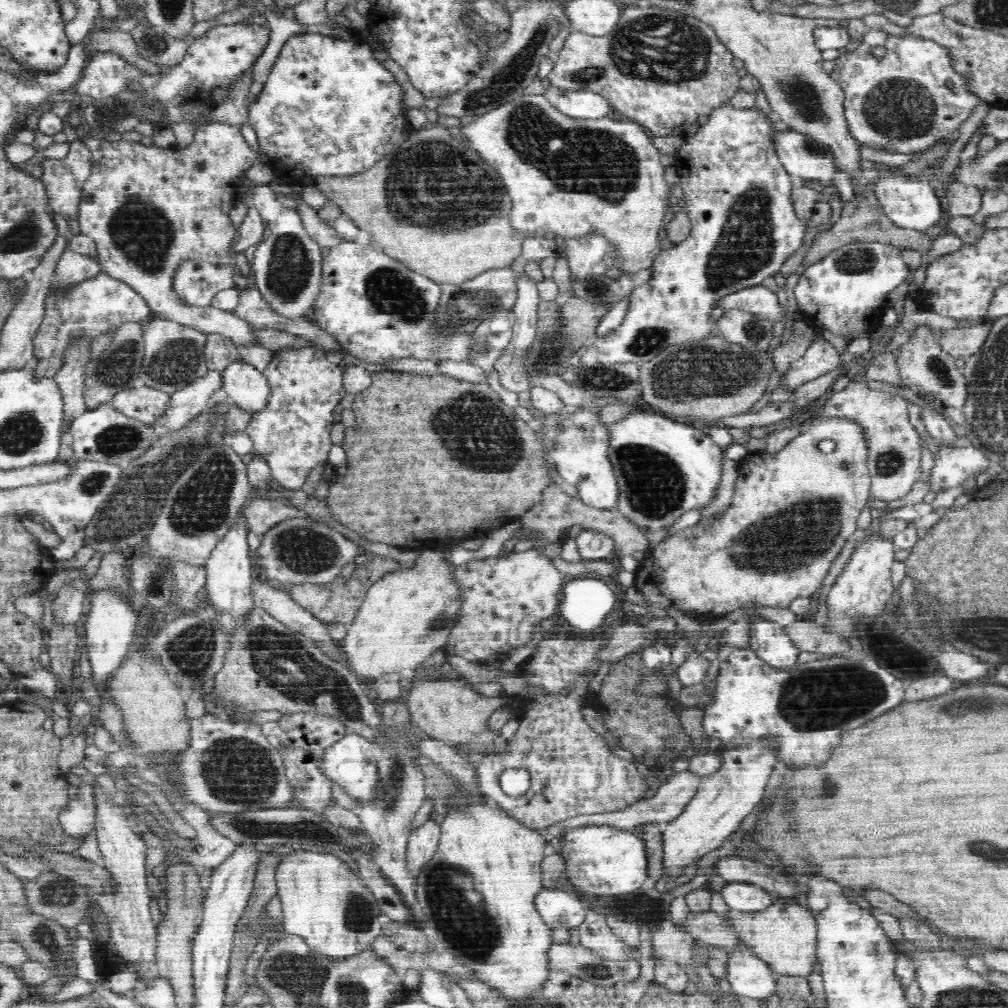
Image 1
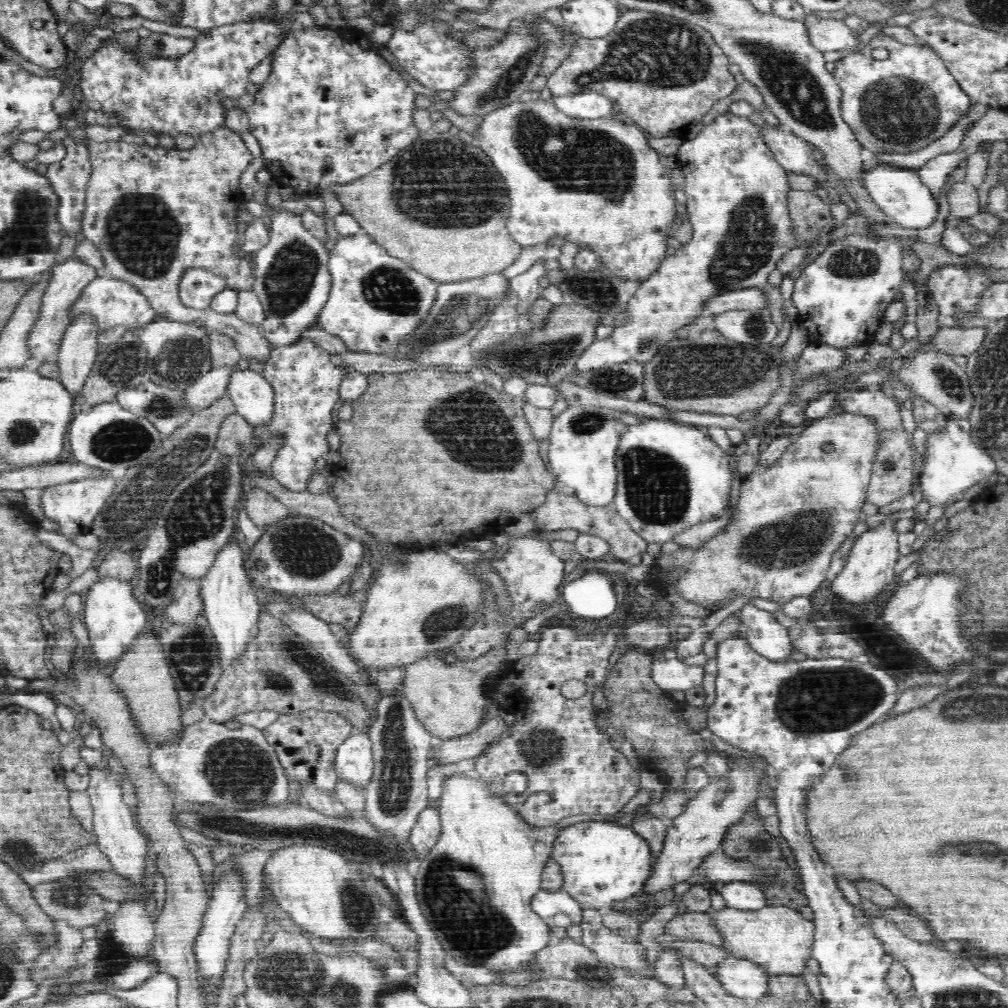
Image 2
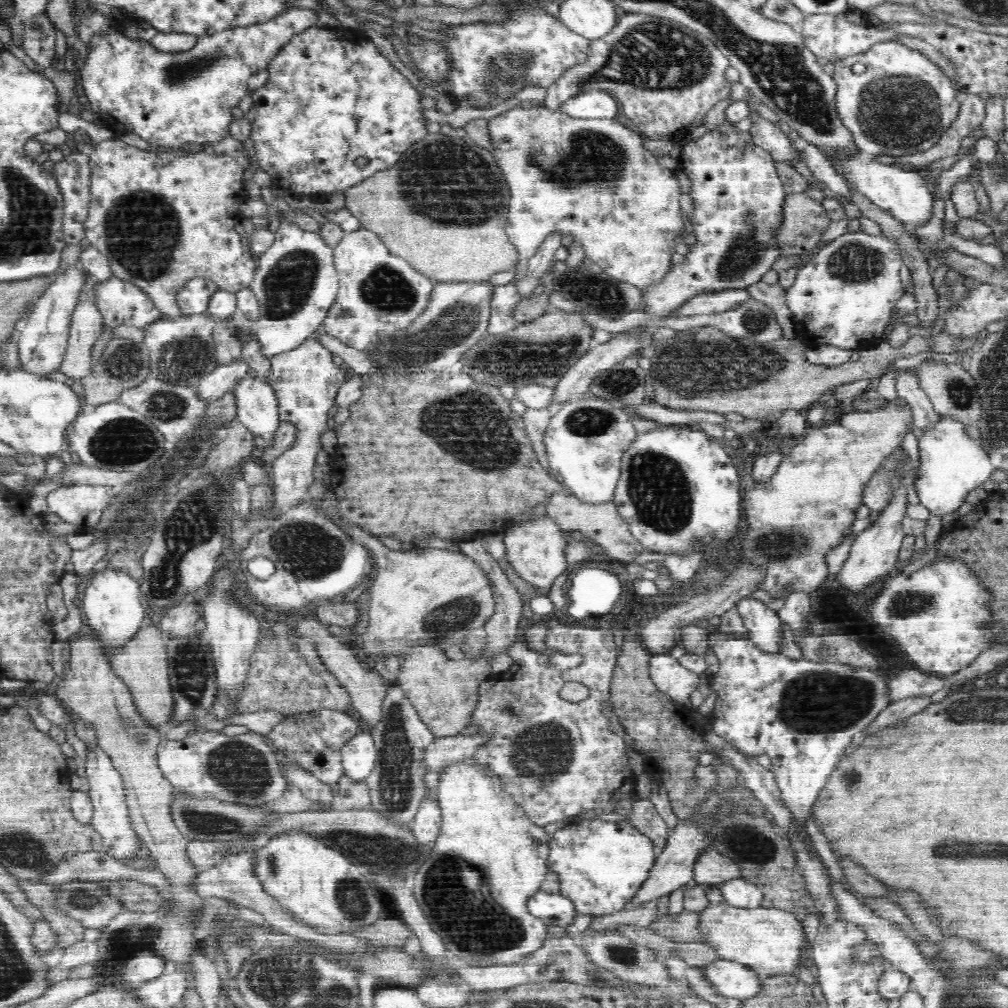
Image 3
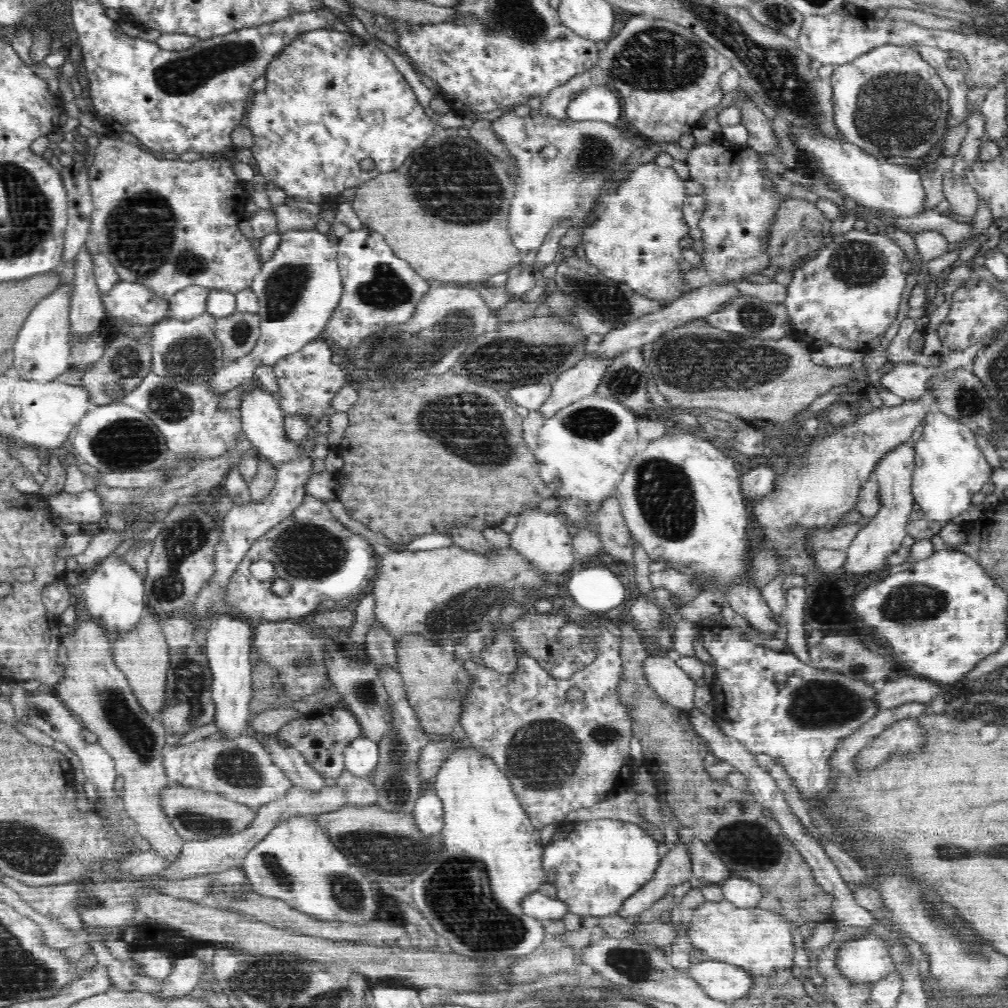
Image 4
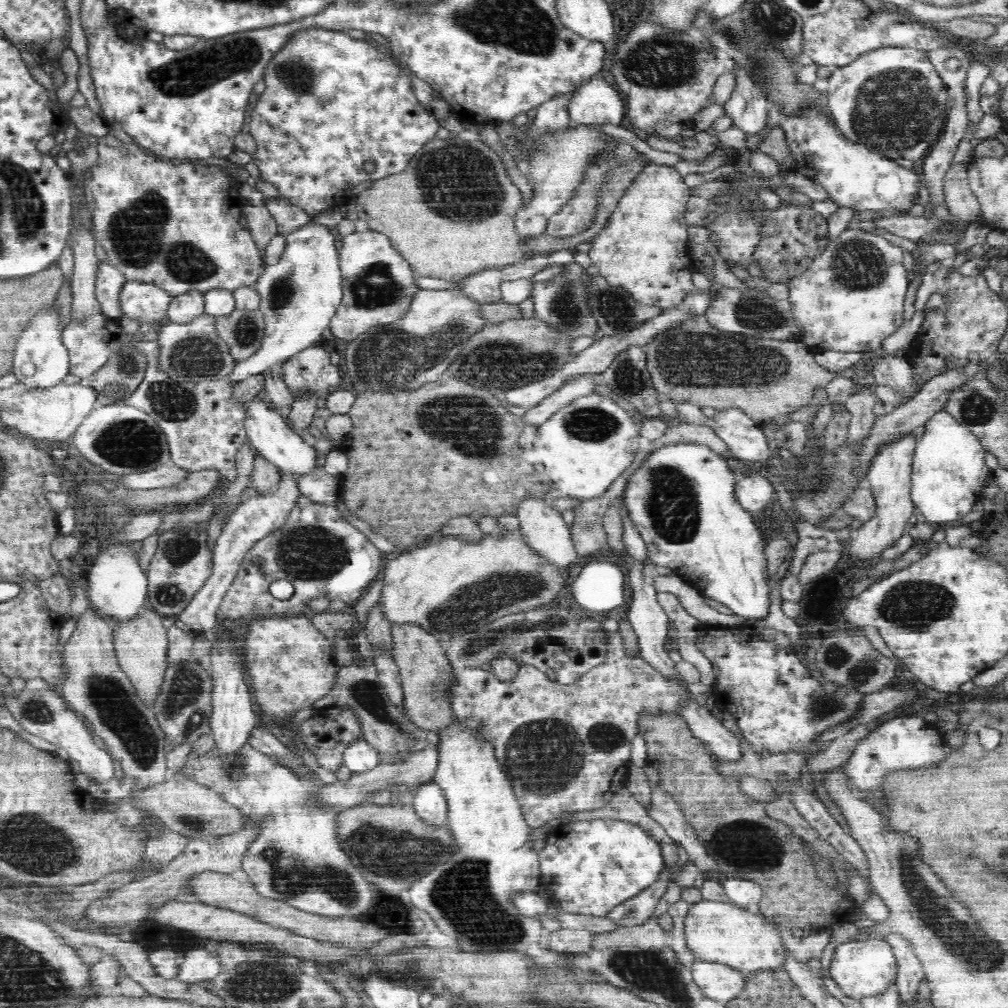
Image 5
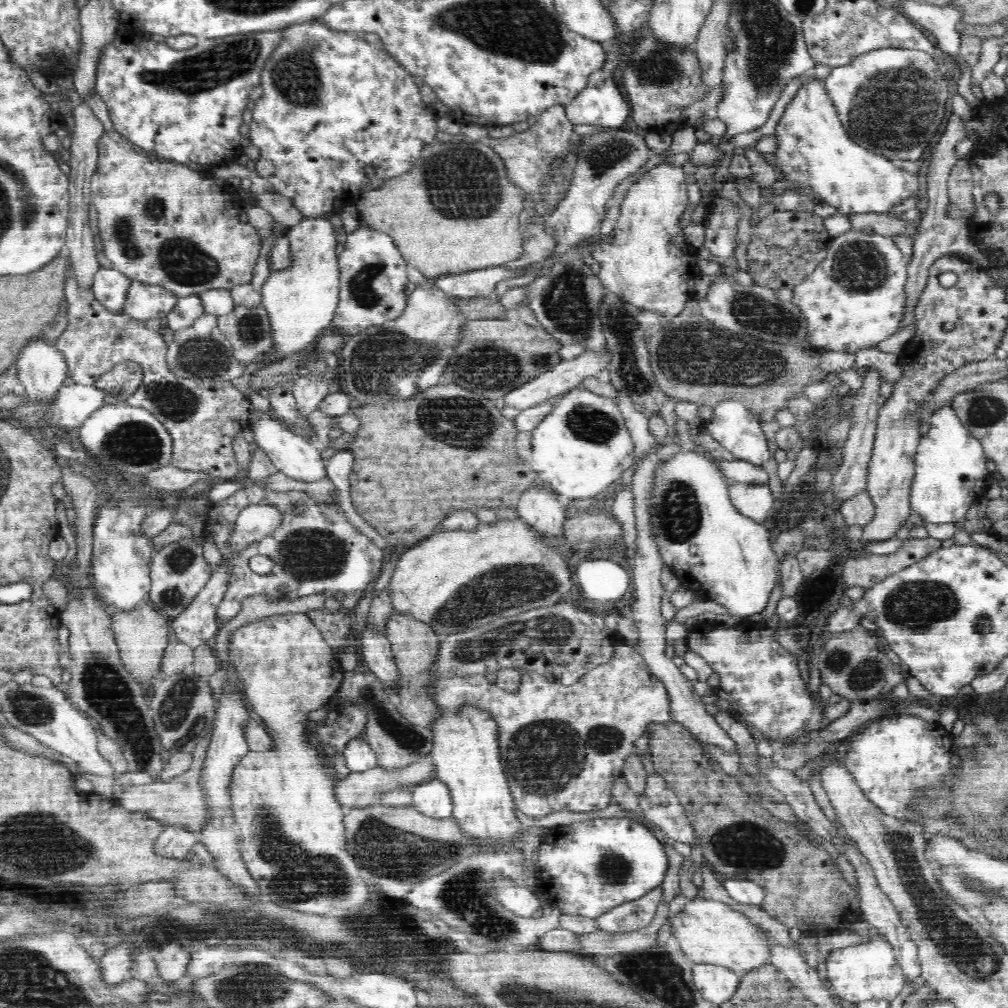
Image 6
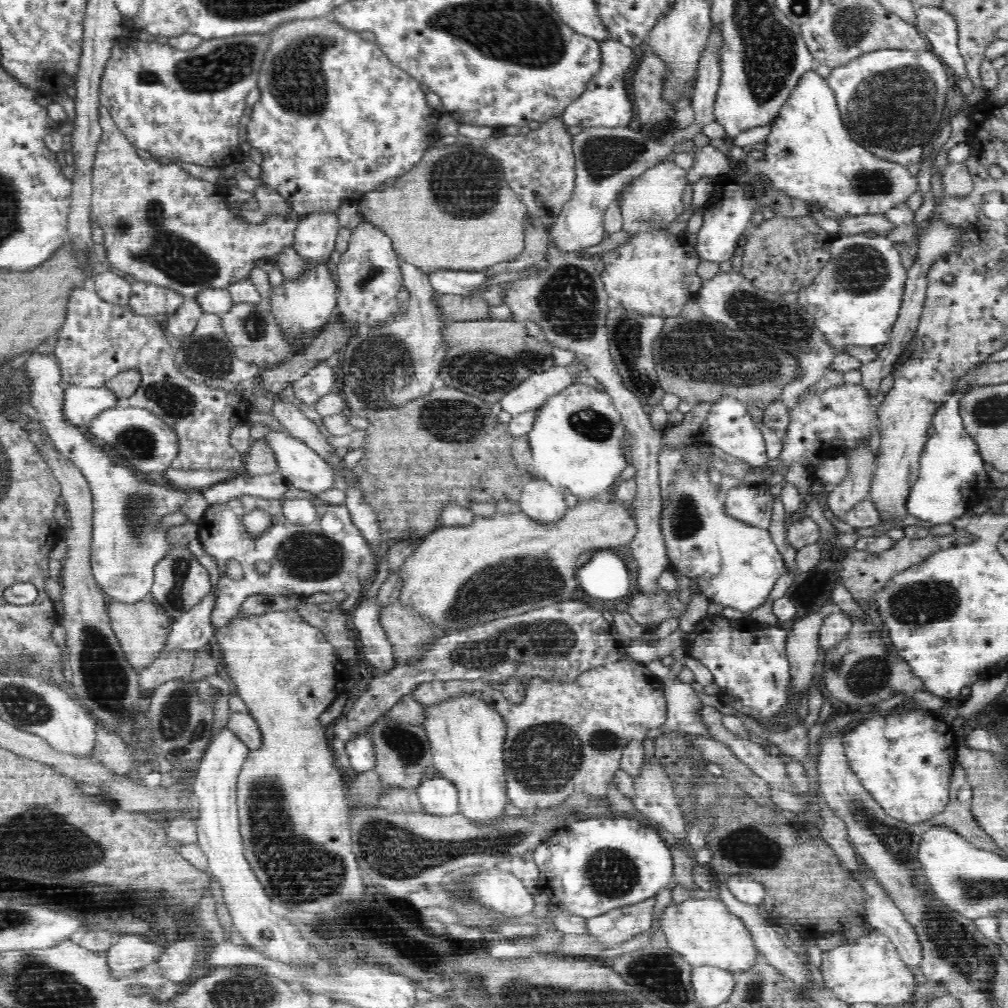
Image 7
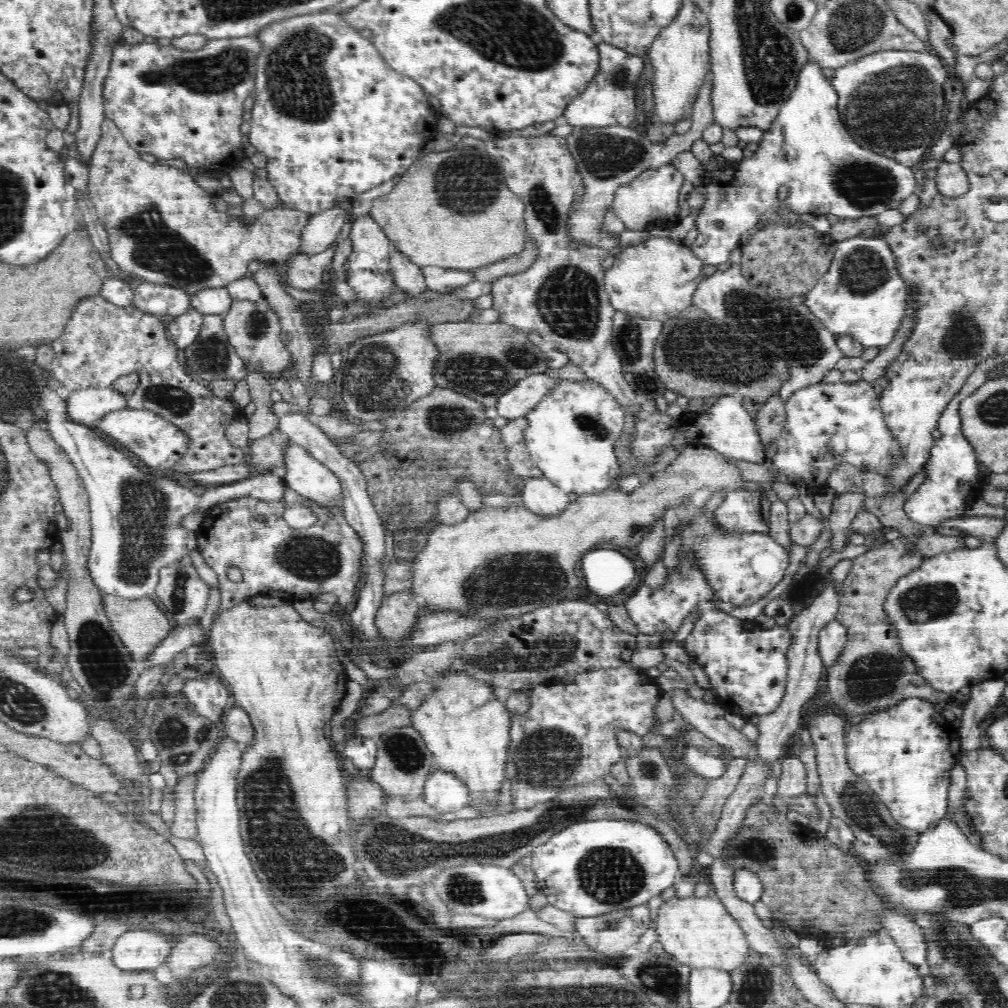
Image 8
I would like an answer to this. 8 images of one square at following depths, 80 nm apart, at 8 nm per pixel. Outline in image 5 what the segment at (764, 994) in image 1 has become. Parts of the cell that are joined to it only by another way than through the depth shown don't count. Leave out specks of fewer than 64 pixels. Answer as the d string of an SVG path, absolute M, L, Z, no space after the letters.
M694 961L690 970L702 993L724 1004L741 995L746 984L745 974L724 964Z

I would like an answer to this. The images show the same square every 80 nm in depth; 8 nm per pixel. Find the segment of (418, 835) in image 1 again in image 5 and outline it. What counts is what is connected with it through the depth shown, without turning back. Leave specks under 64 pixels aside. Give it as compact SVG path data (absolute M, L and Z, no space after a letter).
M433 780L415 787L412 806L418 813L418 817L430 827L441 827L447 824L446 797Z

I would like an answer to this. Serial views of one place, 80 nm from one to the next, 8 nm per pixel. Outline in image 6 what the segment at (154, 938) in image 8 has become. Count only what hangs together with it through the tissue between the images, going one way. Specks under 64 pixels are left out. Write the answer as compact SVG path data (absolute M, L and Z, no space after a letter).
M124 943L116 948L109 948L100 959L102 979L108 984L118 984L130 980L133 951L137 944Z

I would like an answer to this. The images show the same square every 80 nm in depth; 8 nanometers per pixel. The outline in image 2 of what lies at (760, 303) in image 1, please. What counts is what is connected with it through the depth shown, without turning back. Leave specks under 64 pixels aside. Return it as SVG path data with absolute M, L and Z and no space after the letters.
M750 287L718 295L713 300L708 300L704 309L714 315L737 310L769 310L766 302L760 287Z

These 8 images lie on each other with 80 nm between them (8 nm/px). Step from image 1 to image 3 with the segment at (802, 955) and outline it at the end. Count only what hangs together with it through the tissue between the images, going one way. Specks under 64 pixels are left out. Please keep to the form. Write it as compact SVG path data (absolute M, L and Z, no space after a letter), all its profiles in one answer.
M724 901L715 905L710 903L704 910L698 911L697 915L698 931L702 931L700 942L712 947L718 953L718 959L750 967L762 978L794 974L794 970L799 968L798 956L807 938L804 938L800 920L791 911L776 910L773 906L765 905L758 908L736 908Z

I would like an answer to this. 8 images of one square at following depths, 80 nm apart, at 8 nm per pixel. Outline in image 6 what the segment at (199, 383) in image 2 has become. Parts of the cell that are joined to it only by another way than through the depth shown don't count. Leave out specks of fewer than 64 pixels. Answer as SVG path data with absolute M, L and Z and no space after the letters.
M317 216L317 217L304 217L298 224L291 226L289 228L289 232L287 235L288 240L290 240L291 246L291 255L293 256L292 266L288 266L288 268L282 268L282 270L276 270L270 268L270 275L267 281L263 284L262 289L260 290L262 293L262 302L266 311L268 311L268 317L270 317L270 327L272 327L272 345L274 345L274 356L272 356L272 360L269 360L269 353L267 357L260 362L252 362L246 363L246 371L248 371L249 375L254 374L256 371L260 370L260 368L264 368L264 366L275 362L276 360L281 360L284 356L288 356L288 354L292 353L302 353L307 351L314 345L316 339L320 337L322 334L326 334L330 328L332 328L332 322L334 315L336 314L336 309L339 301L339 290L340 290L340 279L339 279L339 266L338 266L338 256L336 255L336 233L334 233L334 226L332 222L325 216Z

